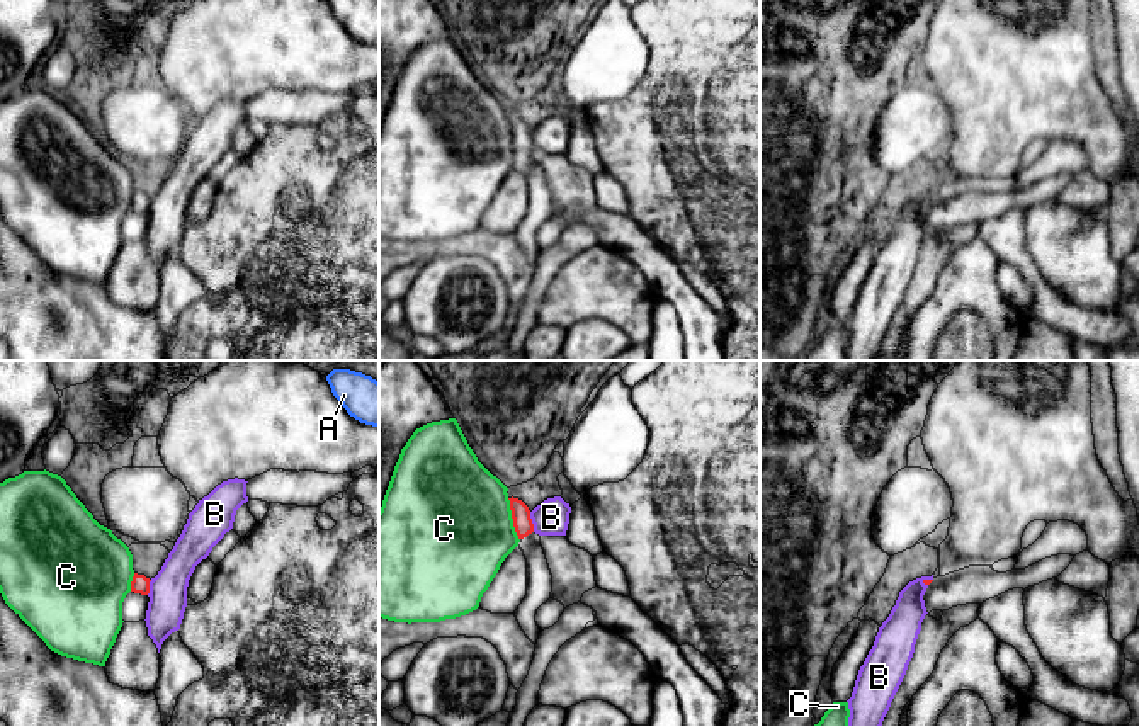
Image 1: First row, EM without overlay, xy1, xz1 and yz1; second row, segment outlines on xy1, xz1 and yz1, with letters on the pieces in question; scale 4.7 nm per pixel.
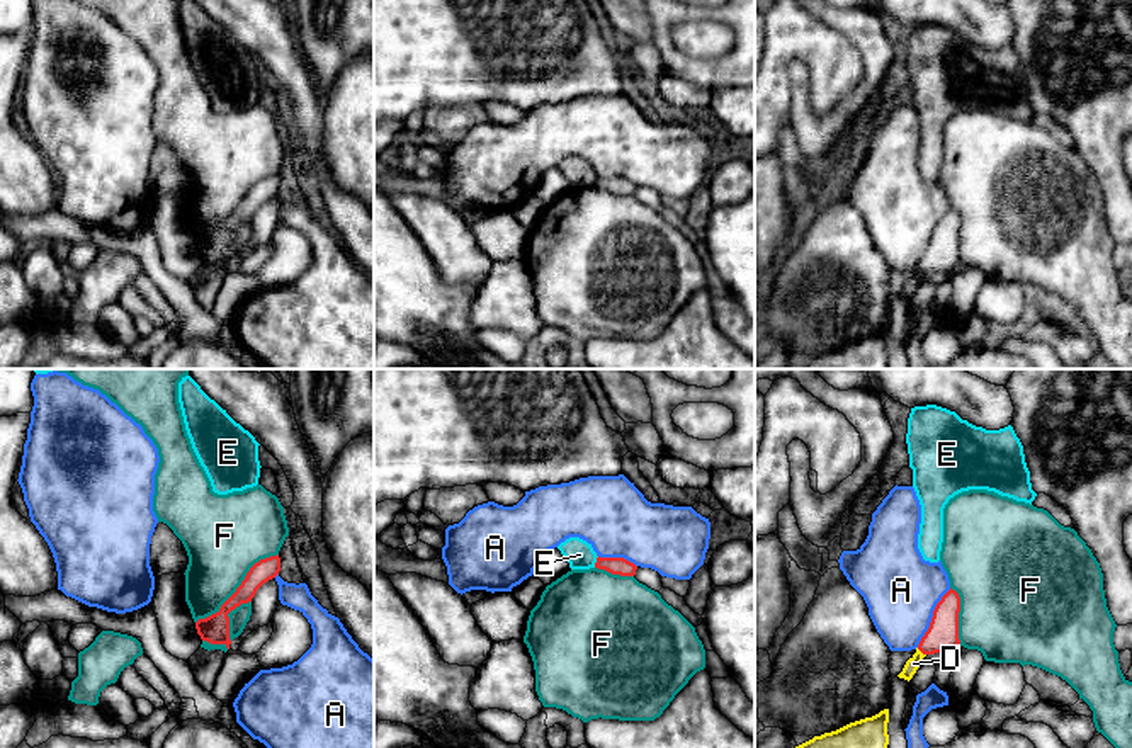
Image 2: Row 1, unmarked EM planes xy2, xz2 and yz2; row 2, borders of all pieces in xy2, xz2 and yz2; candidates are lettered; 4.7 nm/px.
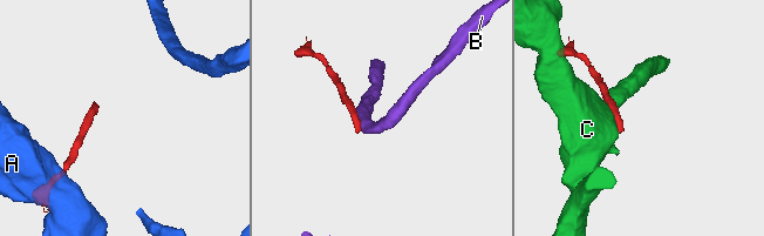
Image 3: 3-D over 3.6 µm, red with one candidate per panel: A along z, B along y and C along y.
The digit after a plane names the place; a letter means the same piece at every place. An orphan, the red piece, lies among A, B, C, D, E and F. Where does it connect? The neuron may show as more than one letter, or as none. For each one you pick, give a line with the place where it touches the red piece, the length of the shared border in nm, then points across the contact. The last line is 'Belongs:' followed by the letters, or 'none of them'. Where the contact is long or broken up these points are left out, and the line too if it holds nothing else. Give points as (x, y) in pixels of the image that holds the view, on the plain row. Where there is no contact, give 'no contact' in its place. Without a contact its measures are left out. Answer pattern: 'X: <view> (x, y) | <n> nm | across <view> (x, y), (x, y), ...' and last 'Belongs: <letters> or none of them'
D: yz2 (922, 271) | 60 nm | across yz2 (942, 255), (922, 271), (913, 283)
Belongs: D

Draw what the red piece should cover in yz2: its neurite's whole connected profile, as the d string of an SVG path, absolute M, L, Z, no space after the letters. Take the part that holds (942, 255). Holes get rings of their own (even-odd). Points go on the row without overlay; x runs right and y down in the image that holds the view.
M948 209L933 230L928 250L921 257L916 272L906 280L899 298L911 299L926 274L952 272L959 269L960 216Z

